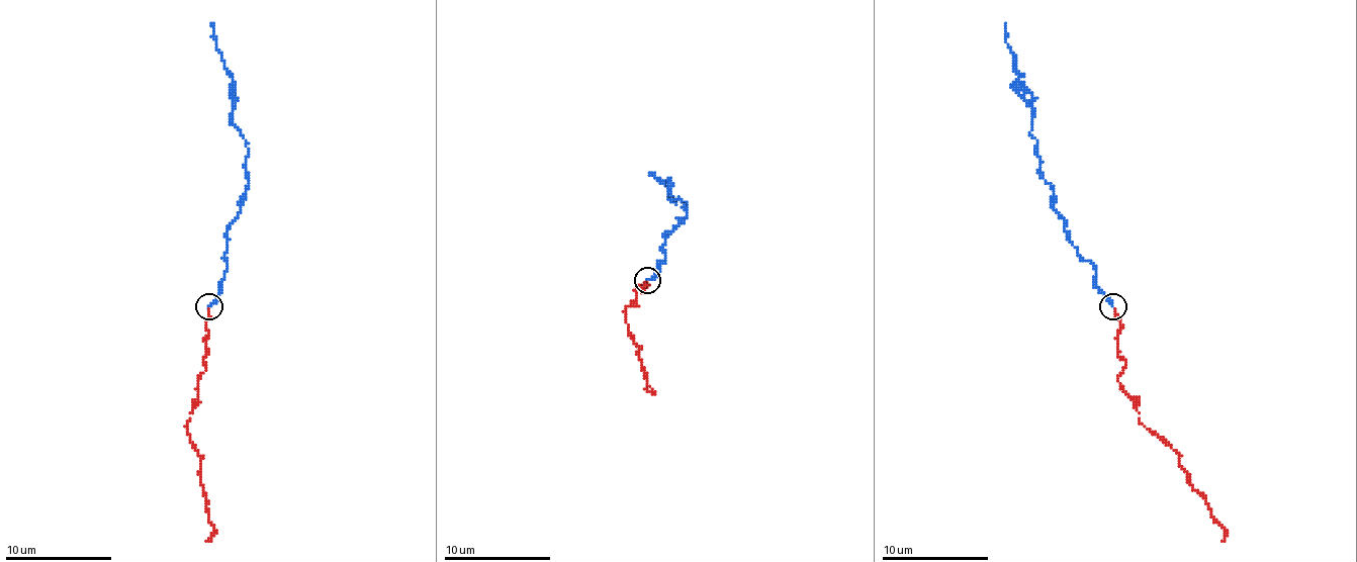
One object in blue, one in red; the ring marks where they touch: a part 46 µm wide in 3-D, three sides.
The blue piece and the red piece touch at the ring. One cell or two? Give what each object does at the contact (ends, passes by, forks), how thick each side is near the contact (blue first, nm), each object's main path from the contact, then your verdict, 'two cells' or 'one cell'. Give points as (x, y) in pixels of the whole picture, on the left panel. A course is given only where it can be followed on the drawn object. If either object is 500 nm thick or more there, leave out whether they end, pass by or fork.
blue ends | red ends | 220/220 nm | blue via (208, 306), (227, 269), (227, 231), (249, 178), (246, 141), (233, 121), (233, 74), (216, 48), (211, 23) | red via (208, 308), (205, 367), (187, 424), (189, 442), (200, 455), (200, 482), (213, 530), (205, 541) | one cell

